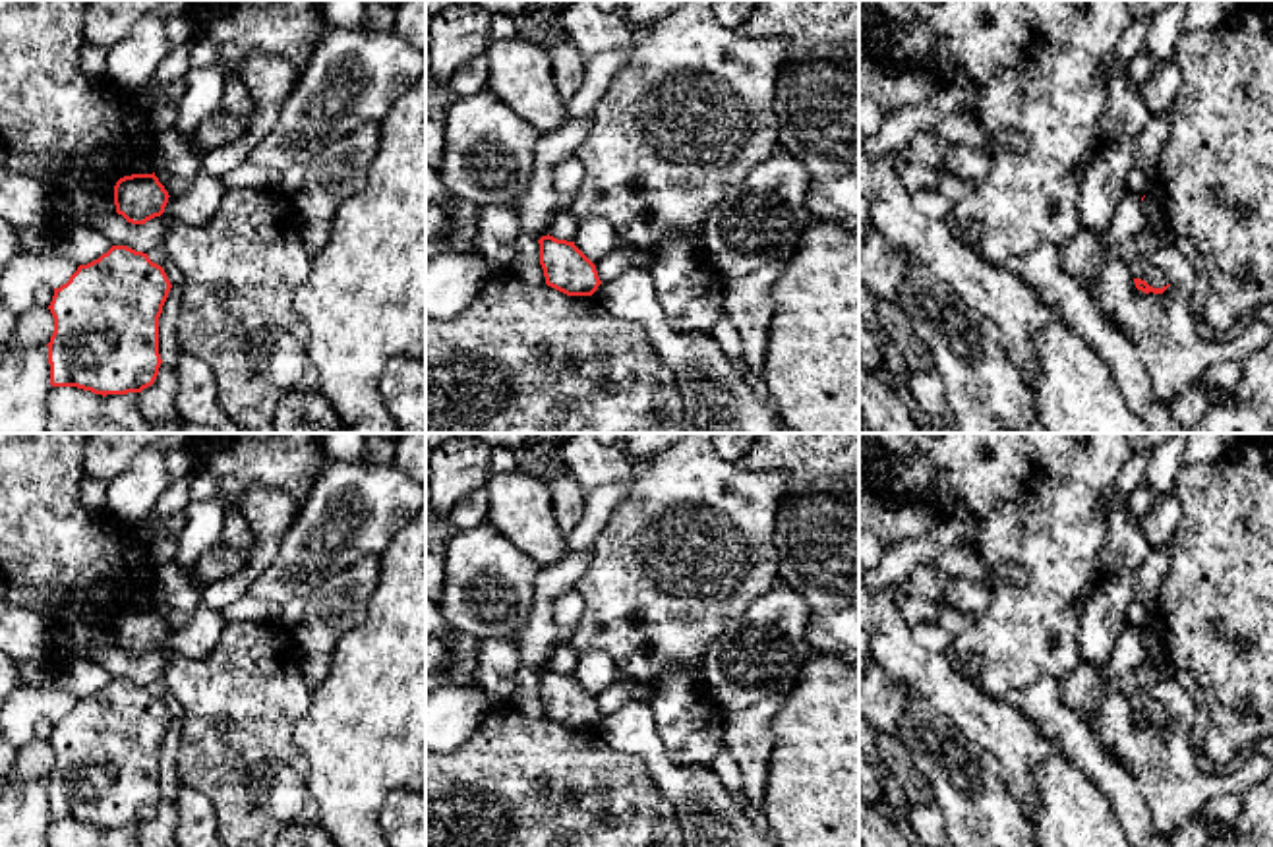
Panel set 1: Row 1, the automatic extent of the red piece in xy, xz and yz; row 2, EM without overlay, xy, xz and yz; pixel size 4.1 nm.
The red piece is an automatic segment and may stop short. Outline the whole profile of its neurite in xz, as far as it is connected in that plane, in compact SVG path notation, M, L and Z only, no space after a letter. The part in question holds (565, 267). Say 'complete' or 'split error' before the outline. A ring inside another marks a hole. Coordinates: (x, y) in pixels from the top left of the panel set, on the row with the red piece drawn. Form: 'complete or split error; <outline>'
complete; M542 236L540 265L546 284L567 296L592 296L602 284L596 265L575 246L575 242Z

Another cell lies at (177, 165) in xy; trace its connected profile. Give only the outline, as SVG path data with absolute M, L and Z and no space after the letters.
M176 126L157 137L155 176L168 195L184 193L201 168L203 155L193 149L190 133L182 133Z

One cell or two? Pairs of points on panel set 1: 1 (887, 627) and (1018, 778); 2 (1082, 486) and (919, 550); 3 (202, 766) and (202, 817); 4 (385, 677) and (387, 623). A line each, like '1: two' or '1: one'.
1: one
2: two
3: two
4: one

